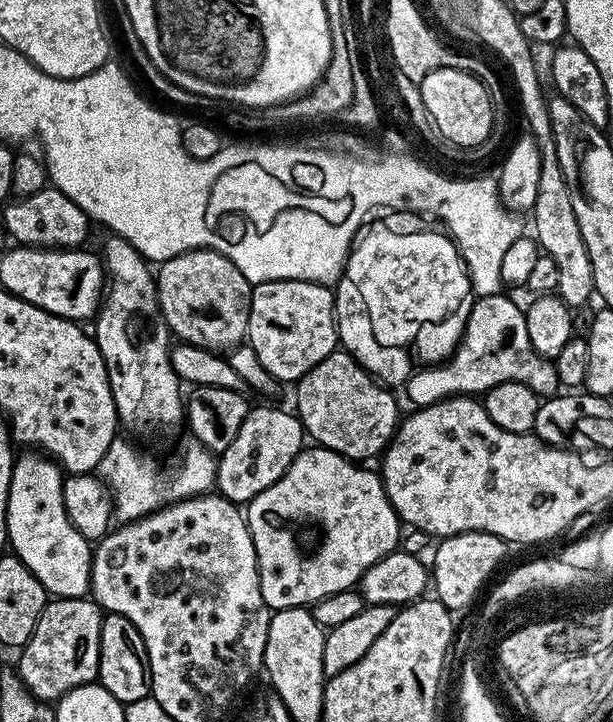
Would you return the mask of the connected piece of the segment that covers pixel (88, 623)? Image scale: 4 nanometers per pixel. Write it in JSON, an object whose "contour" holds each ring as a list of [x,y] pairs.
{"contour":[[[91,598],[49,599],[38,626],[34,626],[34,634],[19,653],[18,673],[29,694],[43,702],[56,702],[70,690],[91,684],[99,677],[101,619],[102,609]]]}

